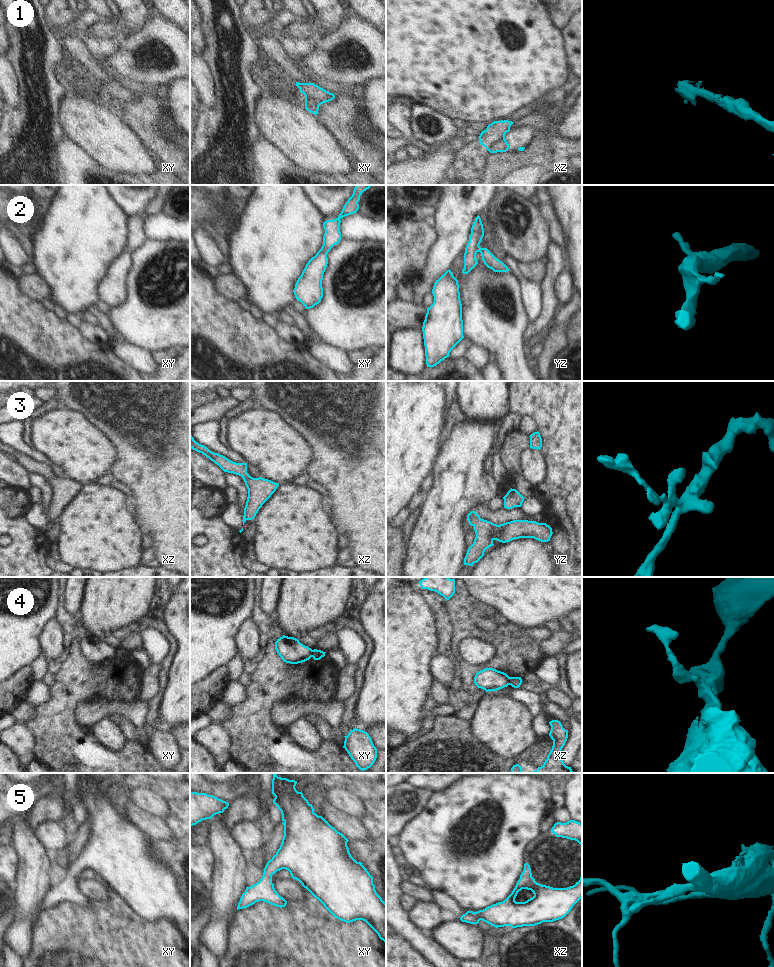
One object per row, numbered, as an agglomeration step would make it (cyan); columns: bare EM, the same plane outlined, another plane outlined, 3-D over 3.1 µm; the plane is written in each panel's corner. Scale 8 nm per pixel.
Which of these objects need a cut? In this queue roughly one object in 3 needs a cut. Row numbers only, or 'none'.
4

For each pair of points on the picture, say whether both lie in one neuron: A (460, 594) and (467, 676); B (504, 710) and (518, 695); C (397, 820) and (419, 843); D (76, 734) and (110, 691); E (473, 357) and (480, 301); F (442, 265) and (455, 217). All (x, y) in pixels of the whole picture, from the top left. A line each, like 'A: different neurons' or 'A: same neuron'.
A: same neuron
B: different neurons
C: different neurons
D: same neuron
E: different neurons
F: same neuron

